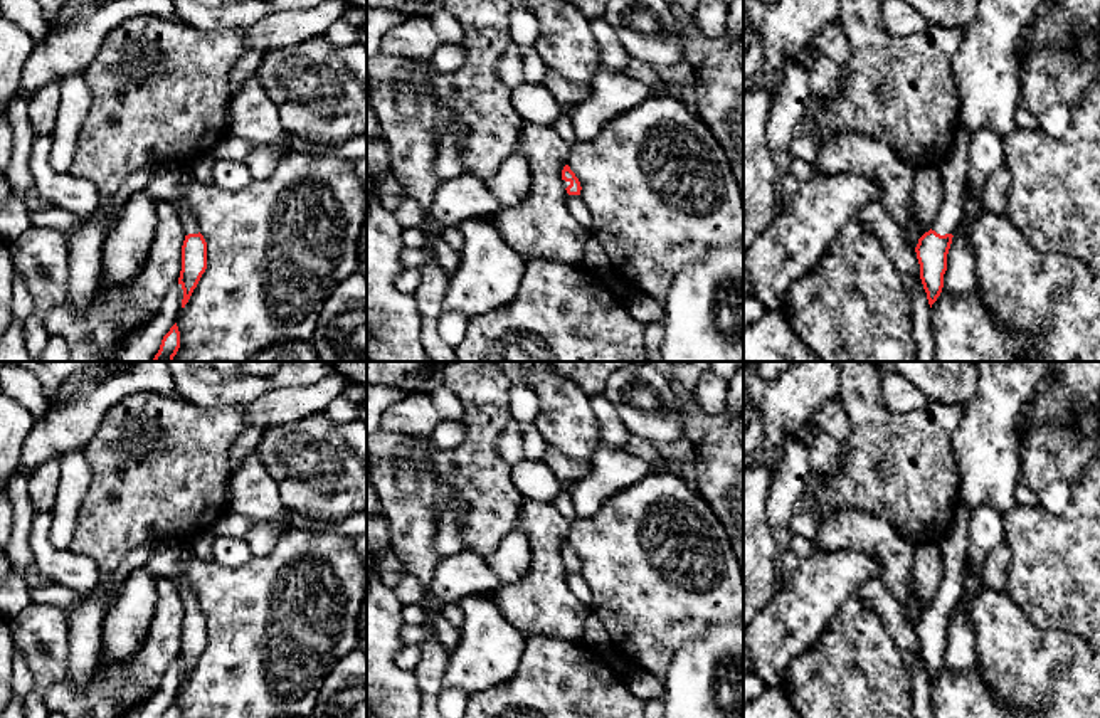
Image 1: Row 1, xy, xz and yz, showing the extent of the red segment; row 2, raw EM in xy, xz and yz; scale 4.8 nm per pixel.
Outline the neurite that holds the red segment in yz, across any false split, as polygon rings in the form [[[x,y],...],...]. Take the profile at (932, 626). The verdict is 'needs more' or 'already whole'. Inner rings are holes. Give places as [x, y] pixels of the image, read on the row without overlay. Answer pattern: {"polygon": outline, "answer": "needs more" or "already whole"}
{"polygon": [[[959,501],[952,523],[939,540],[944,562],[944,577],[939,592],[932,605],[918,615],[915,624],[920,641],[920,656],[930,684],[942,669],[944,651],[947,647],[947,631],[952,620],[952,614],[964,594],[970,516],[972,509]]], "answer": "needs more"}

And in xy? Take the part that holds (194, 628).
{"polygon": [[[173,580],[173,583],[182,594],[185,605],[185,617],[182,622],[182,647],[178,654],[178,661],[183,666],[182,684],[185,684],[207,646],[207,619],[200,610],[200,602],[193,589],[183,580]]], "answer": "needs more"}

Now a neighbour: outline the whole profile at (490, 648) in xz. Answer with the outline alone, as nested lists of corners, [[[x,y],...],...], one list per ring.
[[[488,592],[471,594],[456,604],[464,622],[459,644],[449,654],[442,686],[471,696],[508,681],[518,669],[526,639],[491,600]]]

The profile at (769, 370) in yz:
[[[757,362],[760,378],[769,383],[784,373],[796,362]]]

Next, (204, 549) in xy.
[[[207,531],[204,536],[200,536],[193,545],[195,557],[200,560],[212,560],[215,538],[217,536],[212,531]]]

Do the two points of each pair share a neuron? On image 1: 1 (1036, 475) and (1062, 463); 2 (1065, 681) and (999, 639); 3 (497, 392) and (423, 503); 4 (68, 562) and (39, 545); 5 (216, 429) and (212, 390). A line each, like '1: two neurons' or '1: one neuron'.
1: one neuron
2: one neuron
3: two neurons
4: one neuron
5: two neurons

